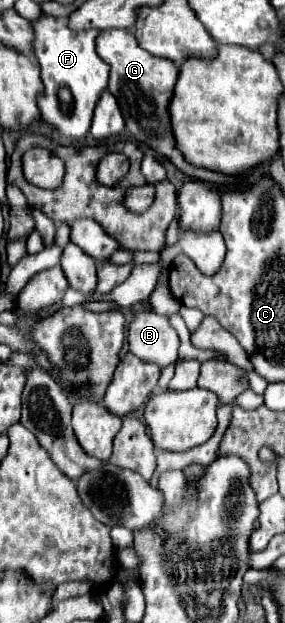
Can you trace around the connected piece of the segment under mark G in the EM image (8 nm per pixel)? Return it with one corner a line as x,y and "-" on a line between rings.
128,29
100,31
100,35
96,39
96,53
100,55
100,59
104,63
108,63
112,67
110,69
108,91
116,97
116,101
118,101
118,105
122,109
122,115
126,119
126,129
128,129
128,133
134,135
136,141
142,141
142,143
150,145
154,151
166,155
180,171
184,171
190,177
198,177
198,179
210,181
210,183
226,183
226,181
230,181
230,177
226,177
226,175
188,165
182,159
180,151
174,147
170,121
168,121
168,109
166,109
168,101
172,97
172,91
174,91
176,77
178,77
178,67
172,61
154,57
152,53
142,49
136,43
134,33
128,31

